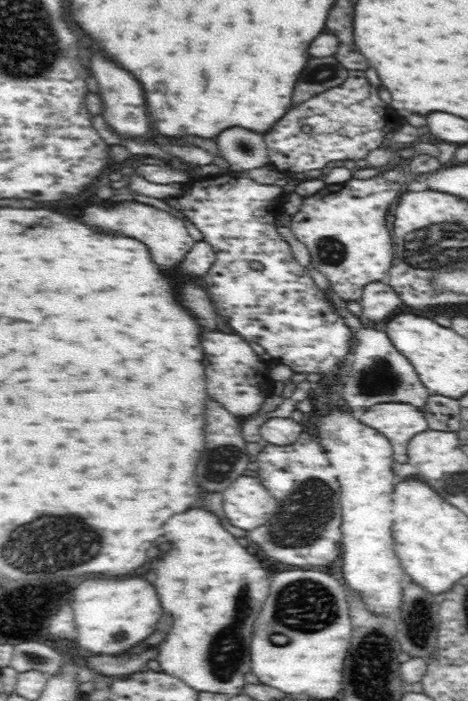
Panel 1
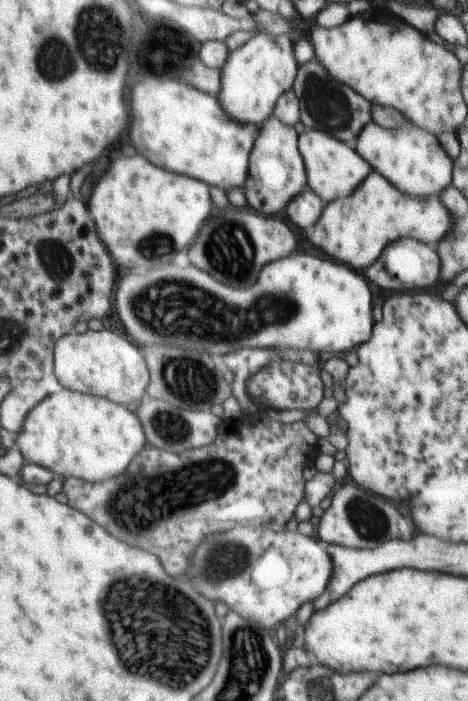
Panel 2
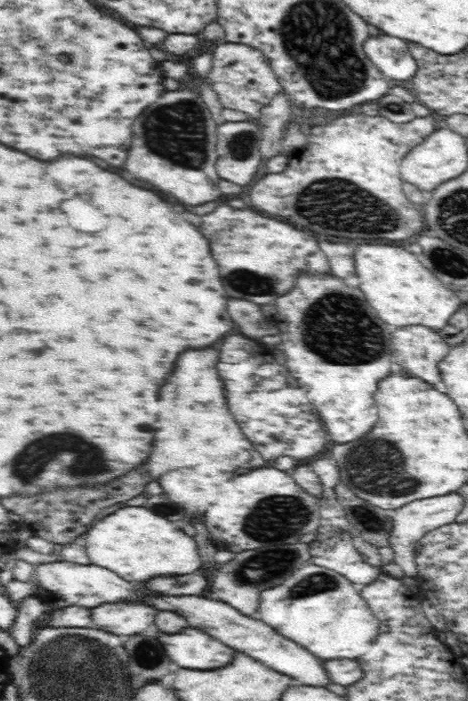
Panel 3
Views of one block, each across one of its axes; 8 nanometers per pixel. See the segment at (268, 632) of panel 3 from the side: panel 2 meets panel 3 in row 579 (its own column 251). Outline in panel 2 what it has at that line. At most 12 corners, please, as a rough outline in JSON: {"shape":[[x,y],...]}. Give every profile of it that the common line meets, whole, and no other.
{"shape":[[252,34],[222,64],[216,98],[260,126],[298,69],[292,35]]}

